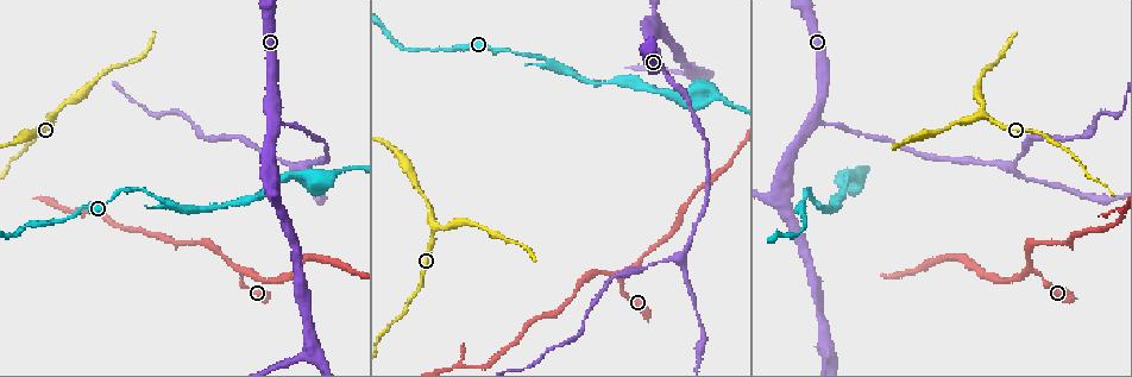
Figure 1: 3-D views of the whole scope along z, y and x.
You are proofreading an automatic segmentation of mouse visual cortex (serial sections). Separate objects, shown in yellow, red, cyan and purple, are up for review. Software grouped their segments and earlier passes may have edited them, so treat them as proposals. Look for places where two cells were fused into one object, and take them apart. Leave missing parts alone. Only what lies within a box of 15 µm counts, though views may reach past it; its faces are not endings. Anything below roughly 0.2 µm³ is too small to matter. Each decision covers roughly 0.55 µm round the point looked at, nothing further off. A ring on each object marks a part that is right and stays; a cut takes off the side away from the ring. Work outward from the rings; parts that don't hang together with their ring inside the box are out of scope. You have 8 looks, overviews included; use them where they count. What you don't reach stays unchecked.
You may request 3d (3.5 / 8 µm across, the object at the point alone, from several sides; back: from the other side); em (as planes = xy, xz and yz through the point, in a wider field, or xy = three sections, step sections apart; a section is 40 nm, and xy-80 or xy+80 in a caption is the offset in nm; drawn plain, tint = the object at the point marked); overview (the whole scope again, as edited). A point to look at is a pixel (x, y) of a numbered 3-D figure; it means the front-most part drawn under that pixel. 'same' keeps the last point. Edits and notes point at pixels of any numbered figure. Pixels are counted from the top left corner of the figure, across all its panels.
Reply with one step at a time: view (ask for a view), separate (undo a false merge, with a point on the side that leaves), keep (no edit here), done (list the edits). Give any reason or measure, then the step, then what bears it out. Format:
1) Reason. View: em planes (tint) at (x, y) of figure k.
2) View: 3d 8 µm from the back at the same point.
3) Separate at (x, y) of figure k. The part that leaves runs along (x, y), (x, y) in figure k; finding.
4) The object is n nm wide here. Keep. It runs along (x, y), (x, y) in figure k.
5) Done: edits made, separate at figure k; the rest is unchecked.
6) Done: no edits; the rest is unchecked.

A fork. View: 3d 3.5 µm at (1033, 271) of figure 1.

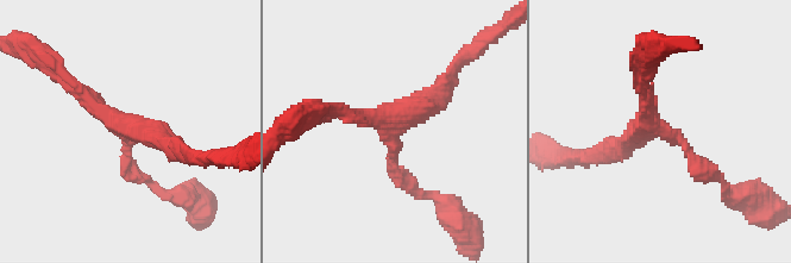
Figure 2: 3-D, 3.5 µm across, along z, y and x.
Need the tissue. View: em xy step 5 (tint) at (122, 127) of figure 2.

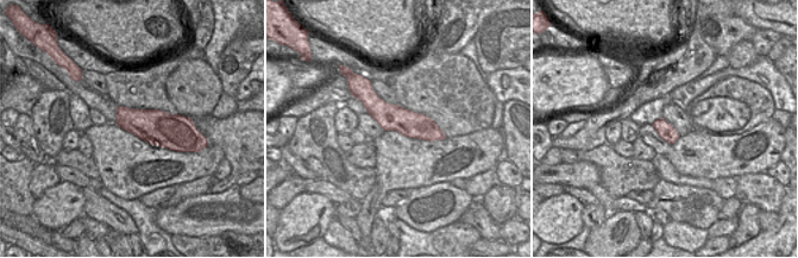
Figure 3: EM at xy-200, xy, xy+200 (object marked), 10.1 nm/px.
Keep. It runs along (368, 85), (389, 117), (441, 136) in figure 3; continuous, no second cell.

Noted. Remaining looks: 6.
View: 3d 3.5 µm at (984, 116) of figure 1.

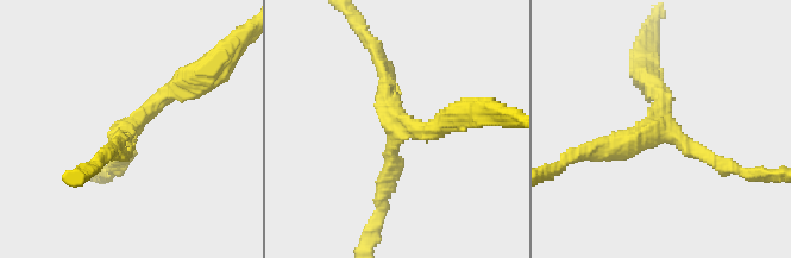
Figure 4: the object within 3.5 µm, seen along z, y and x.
View: em xy step 3 (tint) at (131, 128) of figure 4.

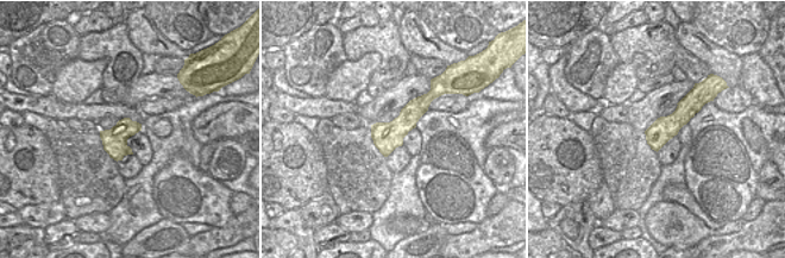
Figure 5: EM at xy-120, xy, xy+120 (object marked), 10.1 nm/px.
Keep. It runs along (692, 95), (691, 104), (654, 146) in figure 5; all the same cell.

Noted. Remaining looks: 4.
Thick turns thin. View: 3d 3.5 µm at (171, 207) of figure 1.

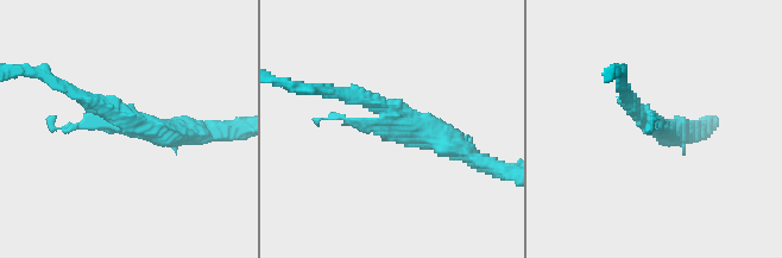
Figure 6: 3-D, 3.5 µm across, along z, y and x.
View: em xy step 5 (tint) at (126, 121) of figure 6.

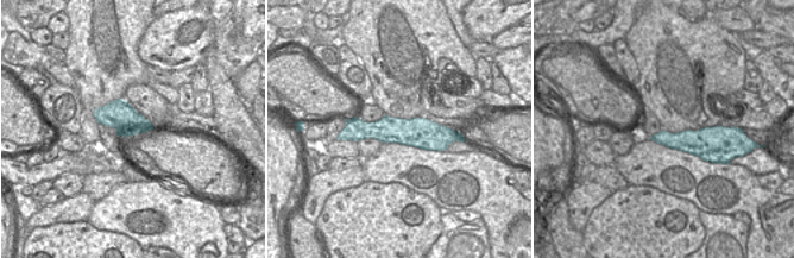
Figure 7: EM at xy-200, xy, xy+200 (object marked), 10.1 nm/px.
Another direction. View: em xy step 2 (tint) at the same point.

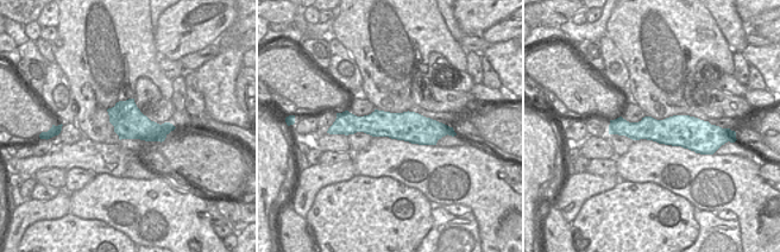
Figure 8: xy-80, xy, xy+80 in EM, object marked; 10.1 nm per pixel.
Keep. It runs along (339, 117), (347, 124), (441, 131) in figure 8; one cell here.

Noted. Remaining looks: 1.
Done: no edits; the rest is unchecked.

